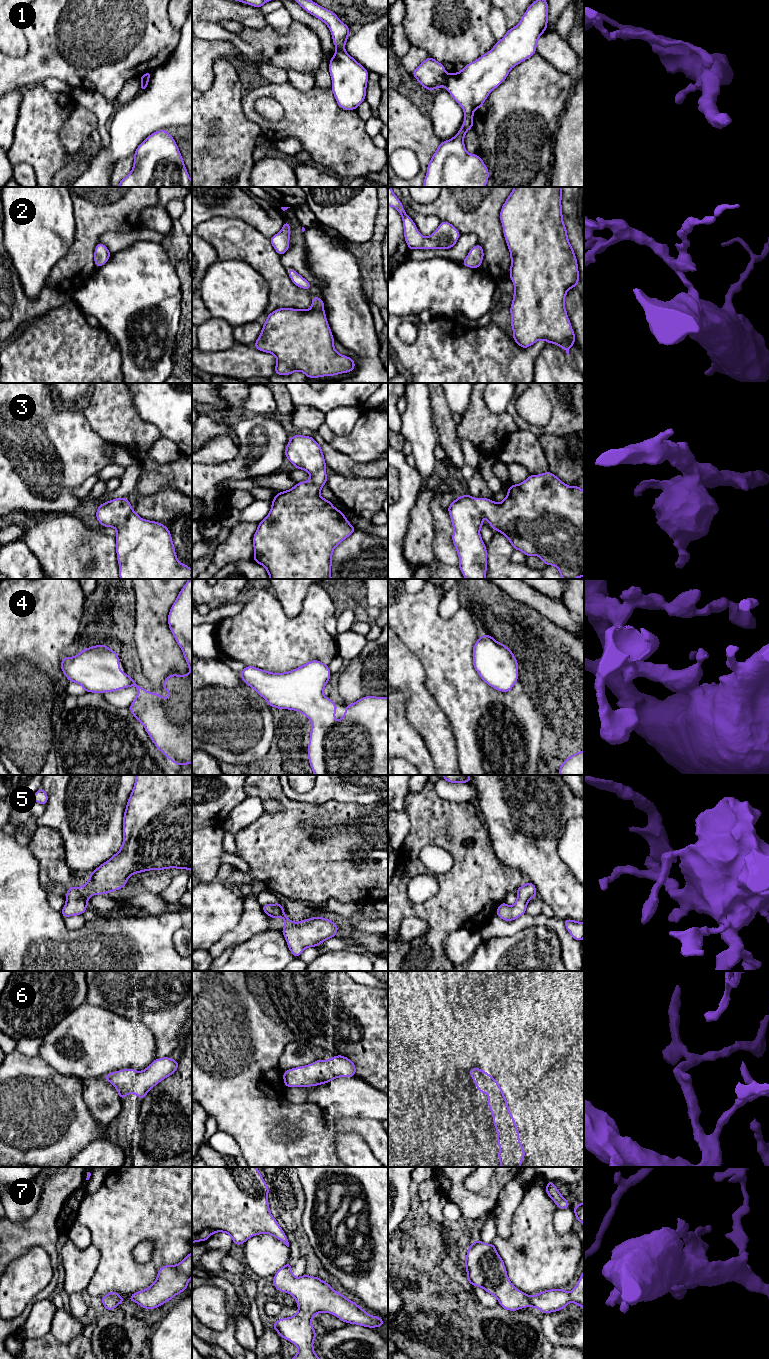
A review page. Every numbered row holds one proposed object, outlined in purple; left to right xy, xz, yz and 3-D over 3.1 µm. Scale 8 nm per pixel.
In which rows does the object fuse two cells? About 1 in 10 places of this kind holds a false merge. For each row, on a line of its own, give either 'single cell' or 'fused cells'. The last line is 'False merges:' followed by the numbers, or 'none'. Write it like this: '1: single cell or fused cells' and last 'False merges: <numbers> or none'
1: fused cells
2: single cell
3: single cell
4: single cell
5: single cell
6: single cell
7: single cell
False merges: 1

